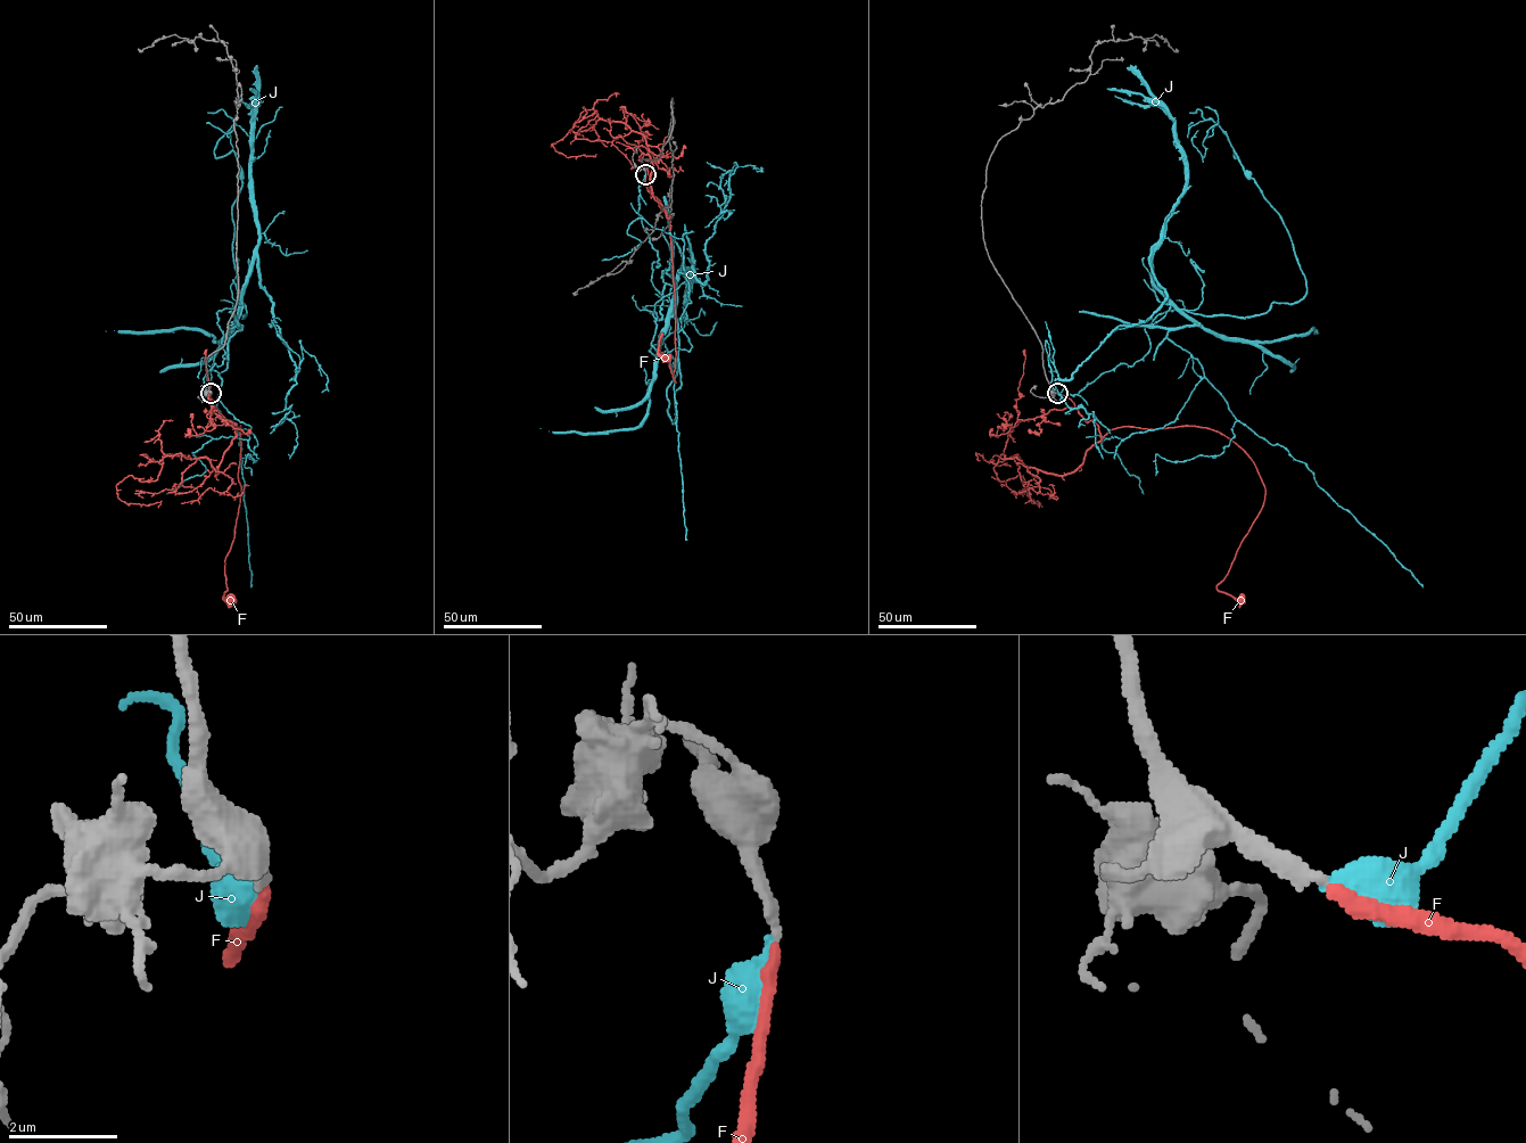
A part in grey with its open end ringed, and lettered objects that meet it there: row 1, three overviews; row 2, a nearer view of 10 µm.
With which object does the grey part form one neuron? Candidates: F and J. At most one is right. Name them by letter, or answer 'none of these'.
F

